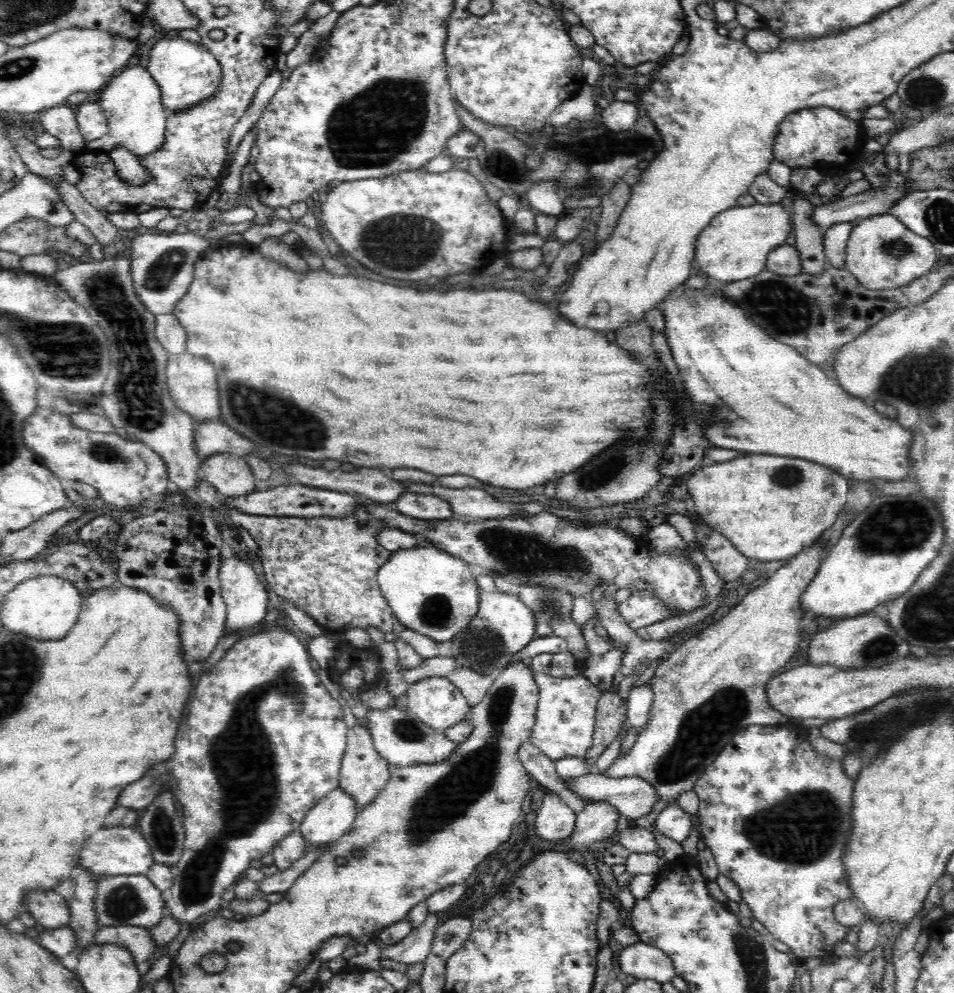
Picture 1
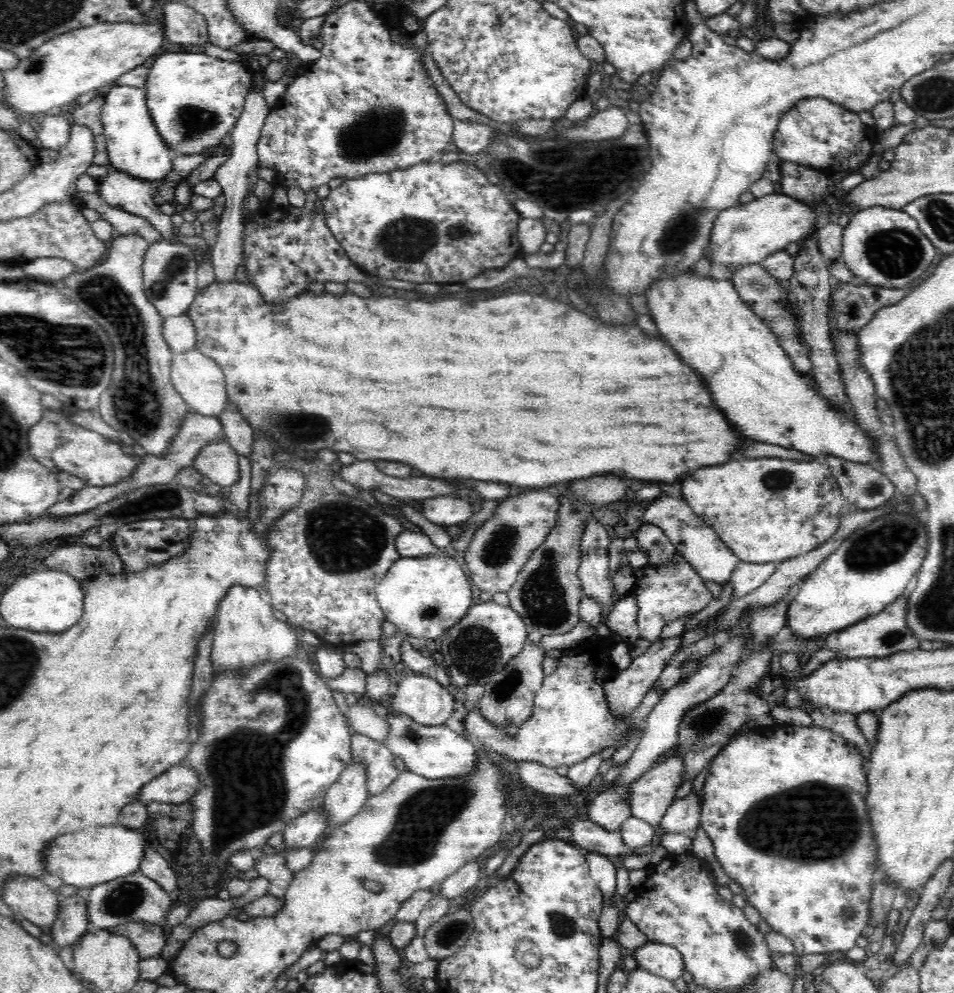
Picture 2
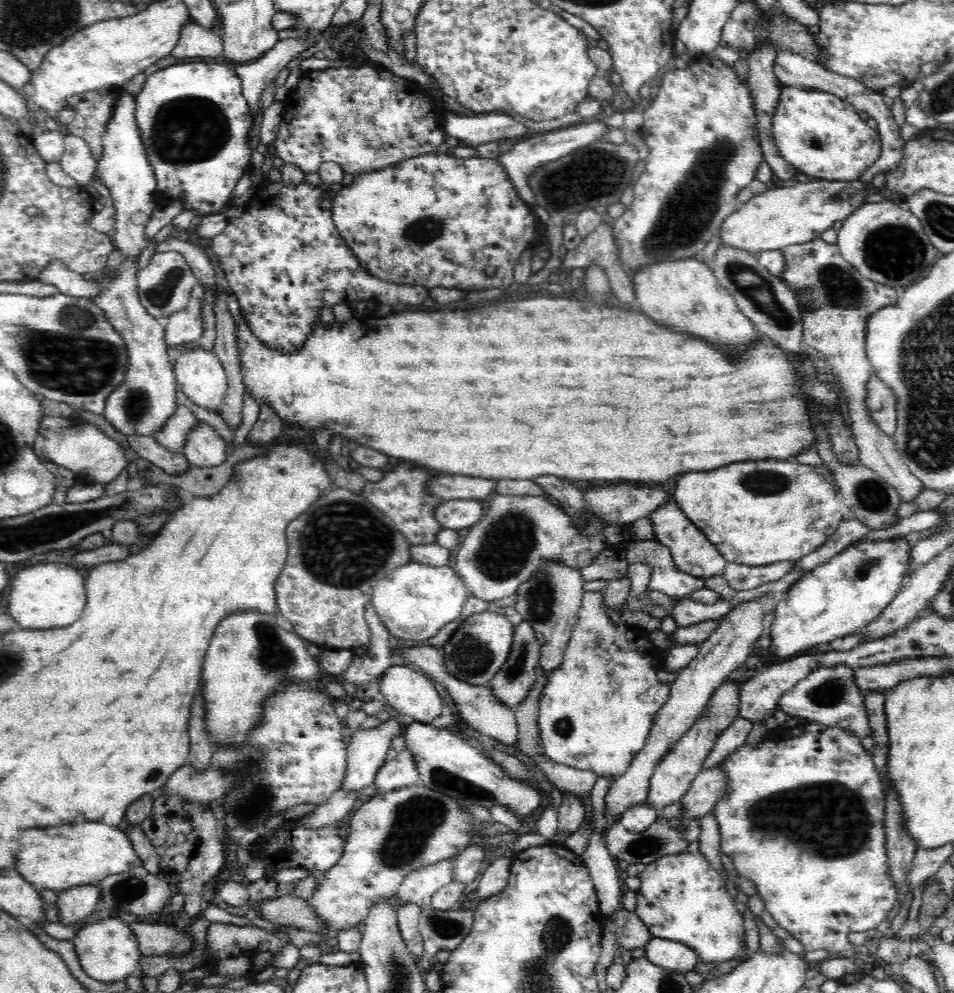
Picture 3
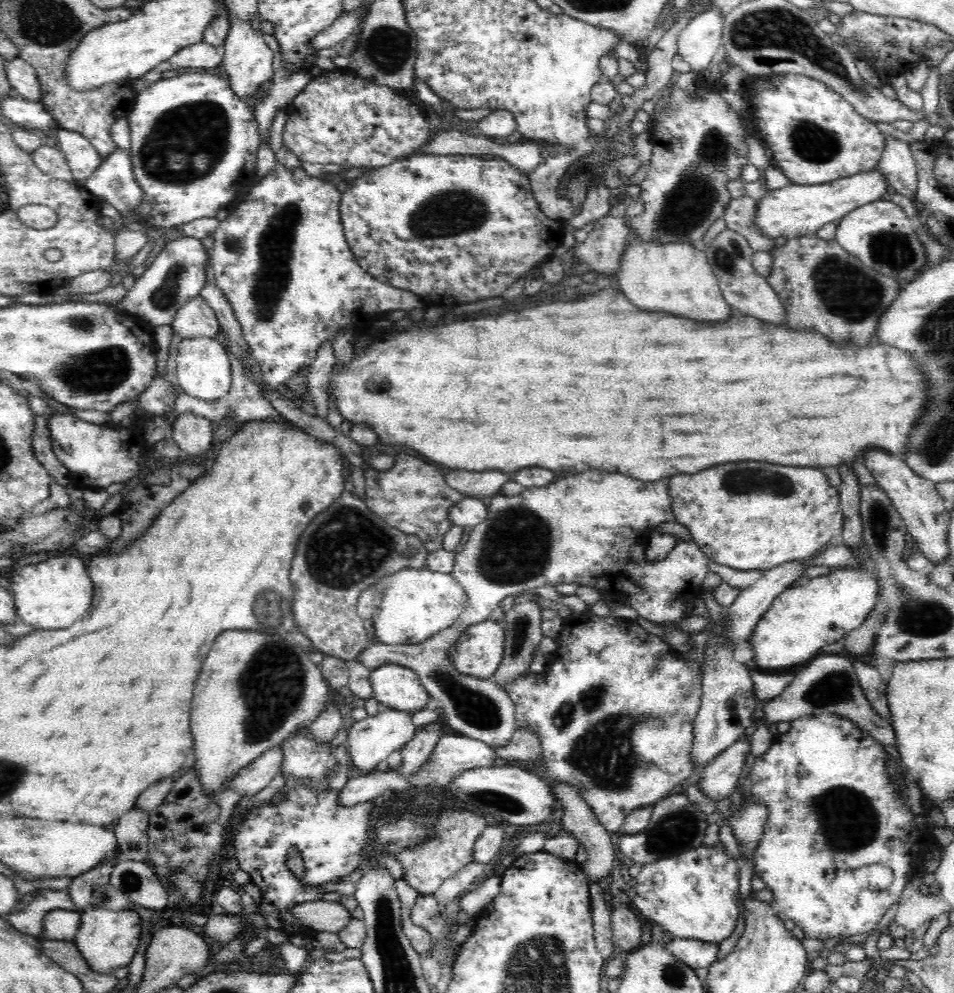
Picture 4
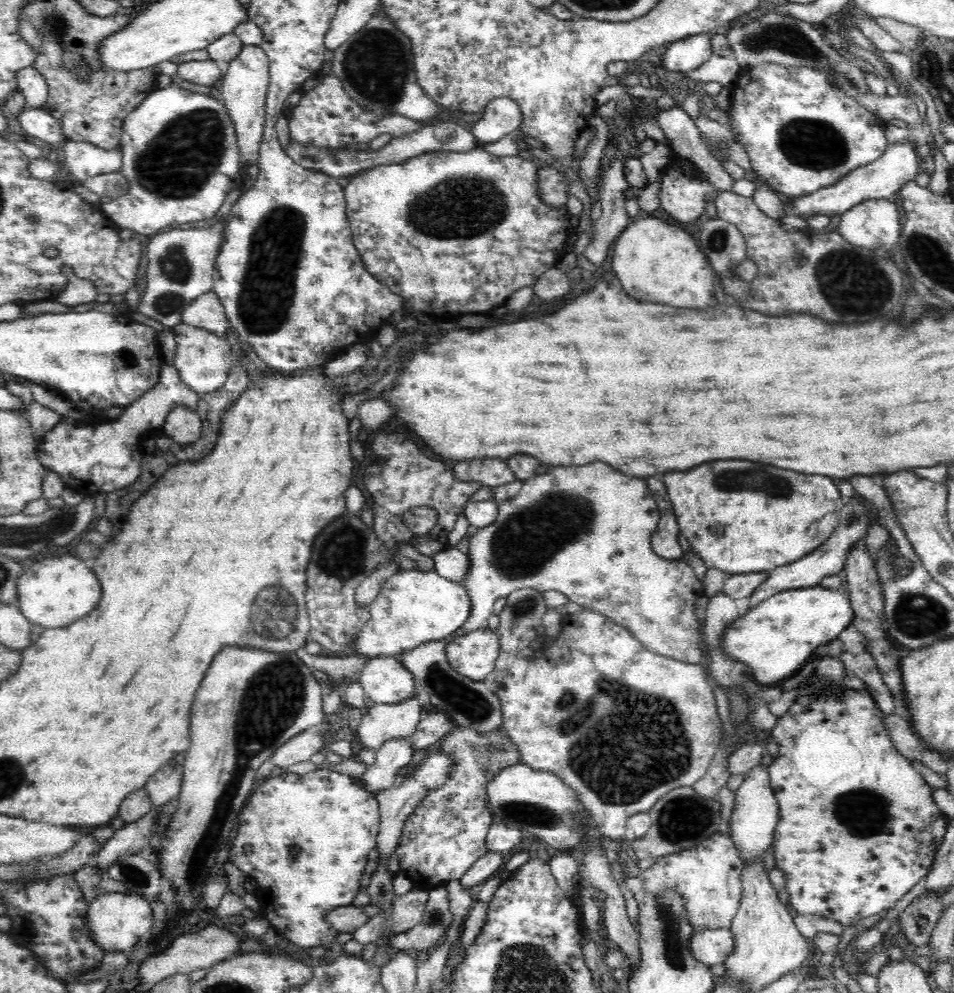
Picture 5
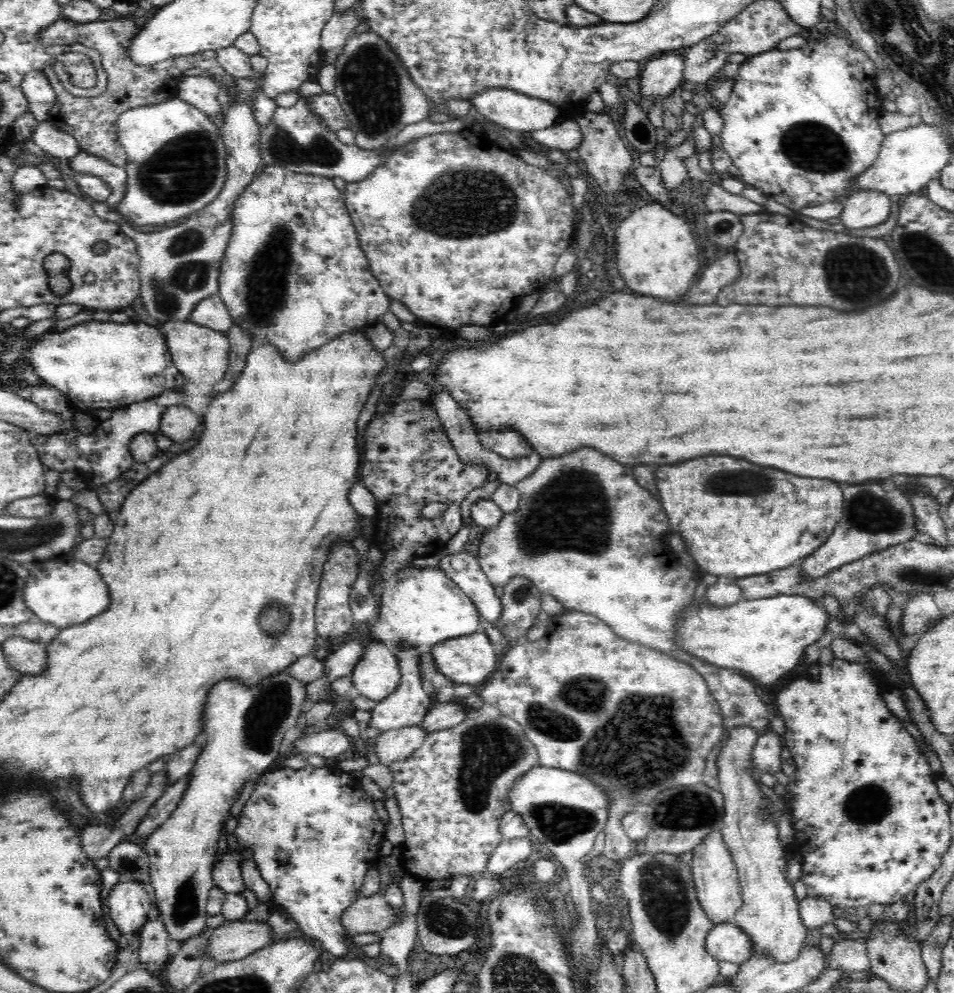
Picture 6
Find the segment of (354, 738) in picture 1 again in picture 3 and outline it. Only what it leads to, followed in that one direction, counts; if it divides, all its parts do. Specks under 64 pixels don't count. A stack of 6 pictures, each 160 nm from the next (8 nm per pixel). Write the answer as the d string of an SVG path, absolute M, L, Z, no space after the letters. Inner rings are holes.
M402 750L394 759L385 760L385 763L378 769L371 792L383 793L413 785L418 782L418 771L412 753Z

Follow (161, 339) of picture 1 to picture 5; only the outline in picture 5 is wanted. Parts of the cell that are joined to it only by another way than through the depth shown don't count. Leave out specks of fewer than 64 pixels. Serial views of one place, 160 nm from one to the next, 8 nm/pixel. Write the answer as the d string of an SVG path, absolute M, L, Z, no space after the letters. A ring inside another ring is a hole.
M212 290L201 294L181 312L181 323L202 328L224 337L232 327L225 313L224 305Z

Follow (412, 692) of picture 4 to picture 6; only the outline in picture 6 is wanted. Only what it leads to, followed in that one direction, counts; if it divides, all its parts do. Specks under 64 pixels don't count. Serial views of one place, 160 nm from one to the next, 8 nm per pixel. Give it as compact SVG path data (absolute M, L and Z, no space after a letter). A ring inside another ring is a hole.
M373 638L364 643L364 654L352 672L353 686L361 695L380 701L398 688L402 673L393 646Z

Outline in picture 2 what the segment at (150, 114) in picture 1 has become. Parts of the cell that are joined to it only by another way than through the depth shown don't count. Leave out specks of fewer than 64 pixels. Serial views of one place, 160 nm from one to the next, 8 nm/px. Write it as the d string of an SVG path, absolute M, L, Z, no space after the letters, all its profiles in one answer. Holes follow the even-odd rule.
M114 84L104 97L101 119L111 168L126 171L132 177L148 181L160 180L172 172L170 154L173 152L150 117L146 105L146 89Z

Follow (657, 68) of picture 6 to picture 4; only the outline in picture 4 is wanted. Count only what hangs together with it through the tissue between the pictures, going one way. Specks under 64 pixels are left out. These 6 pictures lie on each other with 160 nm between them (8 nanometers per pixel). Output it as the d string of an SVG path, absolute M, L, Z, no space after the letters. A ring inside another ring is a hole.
M712 4L704 12L696 14L682 29L677 40L678 54L695 73L710 66L718 46L721 44L725 17Z

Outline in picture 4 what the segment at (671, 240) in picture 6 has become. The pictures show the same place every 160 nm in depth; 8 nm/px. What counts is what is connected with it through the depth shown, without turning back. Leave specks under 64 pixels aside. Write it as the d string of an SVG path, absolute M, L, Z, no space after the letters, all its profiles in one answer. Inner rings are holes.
M634 235L620 256L616 276L622 293L642 310L668 312L702 322L720 322L732 316L731 305L723 297L718 279L700 246L682 242L660 244L657 240L646 242Z

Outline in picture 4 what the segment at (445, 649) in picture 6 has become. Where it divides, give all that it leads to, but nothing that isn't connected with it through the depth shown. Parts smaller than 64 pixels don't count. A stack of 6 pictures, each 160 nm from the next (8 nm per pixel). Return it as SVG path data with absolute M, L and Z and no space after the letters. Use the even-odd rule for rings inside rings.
M492 618L474 624L449 650L449 660L462 674L492 678L504 656L505 629Z

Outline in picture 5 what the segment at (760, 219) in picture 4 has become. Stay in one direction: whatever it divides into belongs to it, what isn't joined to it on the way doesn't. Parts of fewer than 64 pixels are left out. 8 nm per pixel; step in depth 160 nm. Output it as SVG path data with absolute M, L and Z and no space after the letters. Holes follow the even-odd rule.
M914 138L902 143L890 143L886 151L878 158L866 166L855 168L852 172L843 176L836 184L821 188L812 194L792 197L784 204L784 214L788 216L799 216L800 218L812 218L816 214L842 214L850 210L853 206L872 199L888 199L896 195L908 181L914 181L919 169L919 152Z

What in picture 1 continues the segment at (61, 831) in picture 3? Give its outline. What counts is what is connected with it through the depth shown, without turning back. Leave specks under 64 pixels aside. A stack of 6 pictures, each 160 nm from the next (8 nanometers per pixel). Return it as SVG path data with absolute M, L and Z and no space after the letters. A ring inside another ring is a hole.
M116 826L100 828L85 841L83 850L79 852L79 869L87 872L114 875L146 875L155 864L152 851L144 836L134 827Z

